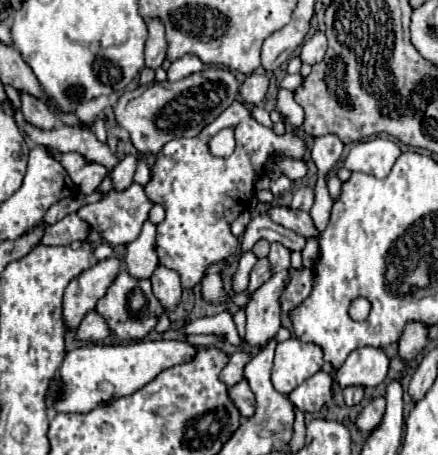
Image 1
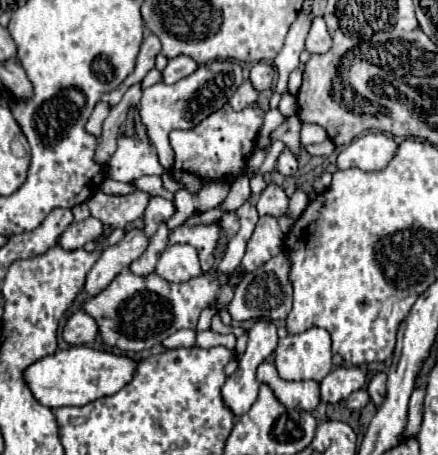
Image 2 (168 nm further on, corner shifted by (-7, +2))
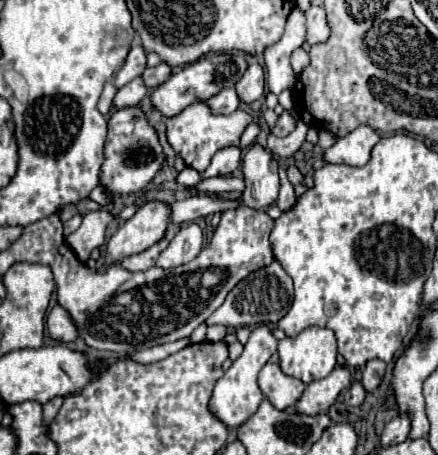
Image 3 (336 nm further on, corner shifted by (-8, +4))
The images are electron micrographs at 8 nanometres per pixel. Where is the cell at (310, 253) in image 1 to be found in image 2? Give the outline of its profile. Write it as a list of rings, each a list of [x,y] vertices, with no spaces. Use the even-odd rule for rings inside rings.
[[[325,140],[325,142],[321,142],[321,144],[309,144],[305,150],[307,150],[311,156],[329,156],[329,154],[335,150],[335,144],[333,144],[331,140]]]

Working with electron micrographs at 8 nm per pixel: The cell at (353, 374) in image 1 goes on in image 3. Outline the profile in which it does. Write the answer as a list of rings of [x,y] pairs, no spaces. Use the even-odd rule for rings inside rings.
[[[336,366],[330,376],[310,382],[302,398],[296,402],[296,410],[300,414],[320,414],[326,412],[338,398],[342,390],[346,390],[352,384],[352,374],[344,366]]]

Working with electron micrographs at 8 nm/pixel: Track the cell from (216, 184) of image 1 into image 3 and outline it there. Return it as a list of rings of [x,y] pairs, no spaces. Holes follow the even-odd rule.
[[[196,102],[192,106],[188,106],[184,112],[180,112],[178,116],[166,120],[166,138],[168,138],[170,146],[182,156],[186,166],[204,170],[204,168],[208,168],[210,158],[218,150],[228,148],[228,146],[240,146],[240,136],[250,122],[252,122],[252,116],[244,110],[236,110],[228,116],[222,116],[222,114],[212,114],[212,110],[208,110],[208,104]]]

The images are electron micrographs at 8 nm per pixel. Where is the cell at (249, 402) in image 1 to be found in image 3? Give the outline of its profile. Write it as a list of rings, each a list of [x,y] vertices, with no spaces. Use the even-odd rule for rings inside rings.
[[[264,324],[262,328],[254,328],[250,334],[250,340],[244,346],[244,352],[240,358],[230,366],[230,370],[224,372],[224,376],[216,382],[214,394],[210,398],[210,410],[228,426],[228,428],[238,428],[244,420],[248,420],[260,406],[262,402],[262,390],[258,388],[258,372],[260,368],[270,360],[270,356],[276,352],[278,340],[272,336],[272,330]]]

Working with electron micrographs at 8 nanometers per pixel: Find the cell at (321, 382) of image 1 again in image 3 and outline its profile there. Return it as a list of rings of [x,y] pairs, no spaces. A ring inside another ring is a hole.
[[[268,362],[260,370],[258,384],[260,384],[260,390],[264,392],[264,396],[278,410],[294,406],[300,400],[300,394],[304,394],[304,390],[306,390],[304,382],[300,382],[298,378],[282,374],[282,370],[278,368],[276,362]]]

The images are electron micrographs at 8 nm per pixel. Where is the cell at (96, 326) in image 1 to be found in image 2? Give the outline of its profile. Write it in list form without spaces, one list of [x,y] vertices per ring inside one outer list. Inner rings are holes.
[[[75,312],[69,316],[69,320],[63,326],[63,340],[69,344],[89,344],[97,338],[97,328],[95,320],[87,316],[85,312]]]

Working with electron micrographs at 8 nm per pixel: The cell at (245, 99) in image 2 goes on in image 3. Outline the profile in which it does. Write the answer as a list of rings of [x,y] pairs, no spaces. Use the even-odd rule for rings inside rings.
[[[228,88],[216,94],[214,98],[206,100],[206,104],[212,108],[214,114],[232,114],[240,106],[240,98],[236,98],[236,90]]]

